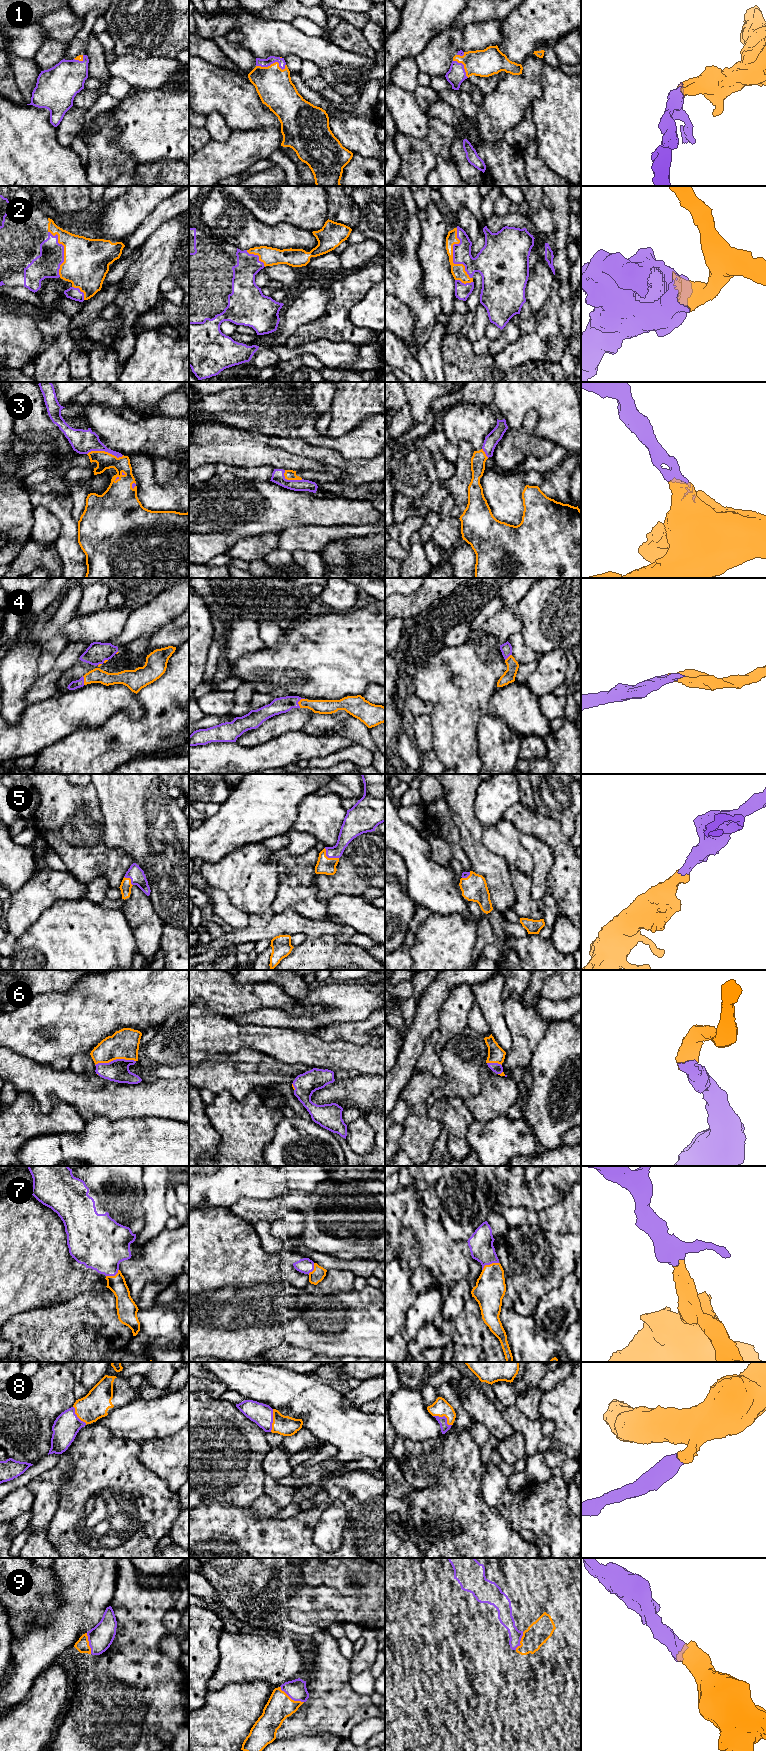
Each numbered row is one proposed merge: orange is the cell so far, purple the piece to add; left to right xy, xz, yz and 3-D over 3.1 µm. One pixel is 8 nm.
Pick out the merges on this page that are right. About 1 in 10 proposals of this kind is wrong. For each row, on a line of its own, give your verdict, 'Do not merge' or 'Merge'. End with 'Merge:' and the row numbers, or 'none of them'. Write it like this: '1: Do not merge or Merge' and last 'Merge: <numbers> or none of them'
1: Merge
2: Merge
3: Merge
4: Merge
5: Merge
6: Merge
7: Merge
8: Merge
9: Merge
Merge: 1, 2, 3, 4, 5, 6, 7, 8, 9

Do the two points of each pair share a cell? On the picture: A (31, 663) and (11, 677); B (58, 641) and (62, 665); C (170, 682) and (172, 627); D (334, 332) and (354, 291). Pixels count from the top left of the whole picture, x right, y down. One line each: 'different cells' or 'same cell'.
A: same cell
B: different cells
C: different cells
D: same cell

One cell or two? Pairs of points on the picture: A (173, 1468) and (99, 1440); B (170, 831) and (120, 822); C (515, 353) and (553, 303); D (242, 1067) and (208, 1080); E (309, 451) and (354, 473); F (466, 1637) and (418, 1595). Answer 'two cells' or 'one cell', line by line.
A: two cells
B: one cell
C: one cell
D: one cell
E: one cell
F: two cells

